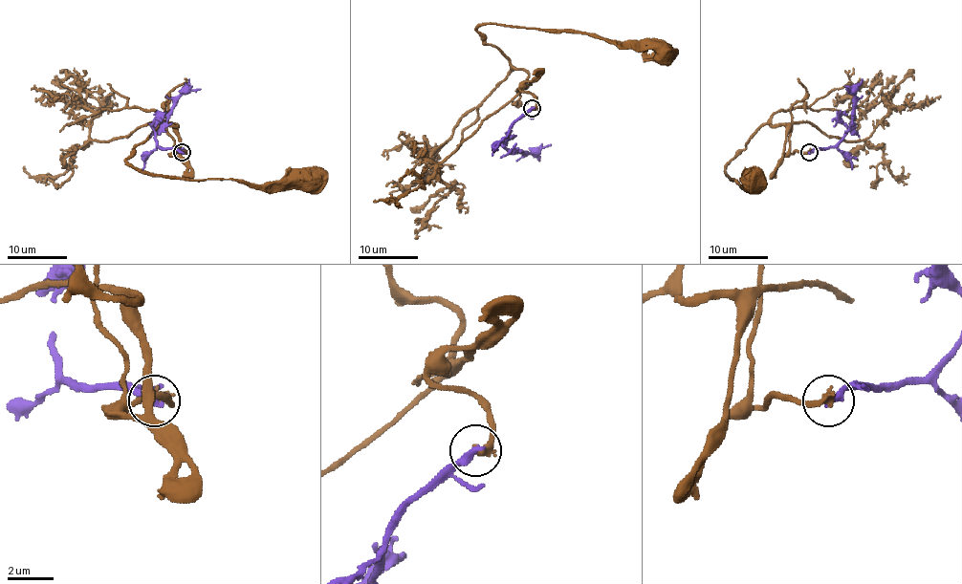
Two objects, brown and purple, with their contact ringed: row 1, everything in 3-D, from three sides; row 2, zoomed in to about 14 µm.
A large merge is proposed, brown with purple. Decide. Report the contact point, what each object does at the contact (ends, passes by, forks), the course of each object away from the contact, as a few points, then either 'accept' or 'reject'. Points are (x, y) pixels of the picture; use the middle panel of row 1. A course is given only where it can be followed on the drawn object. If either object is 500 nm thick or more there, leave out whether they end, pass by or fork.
at (532, 108); brown ends there; purple ends there; brown runs (532, 108), (536, 99), (522, 90), (527, 74), (483, 42), (482, 24), (585, 32), (655, 45), (663, 53); purple runs (532, 108), (511, 129), (504, 146), (513, 152), (532, 152), (551, 144); reject

